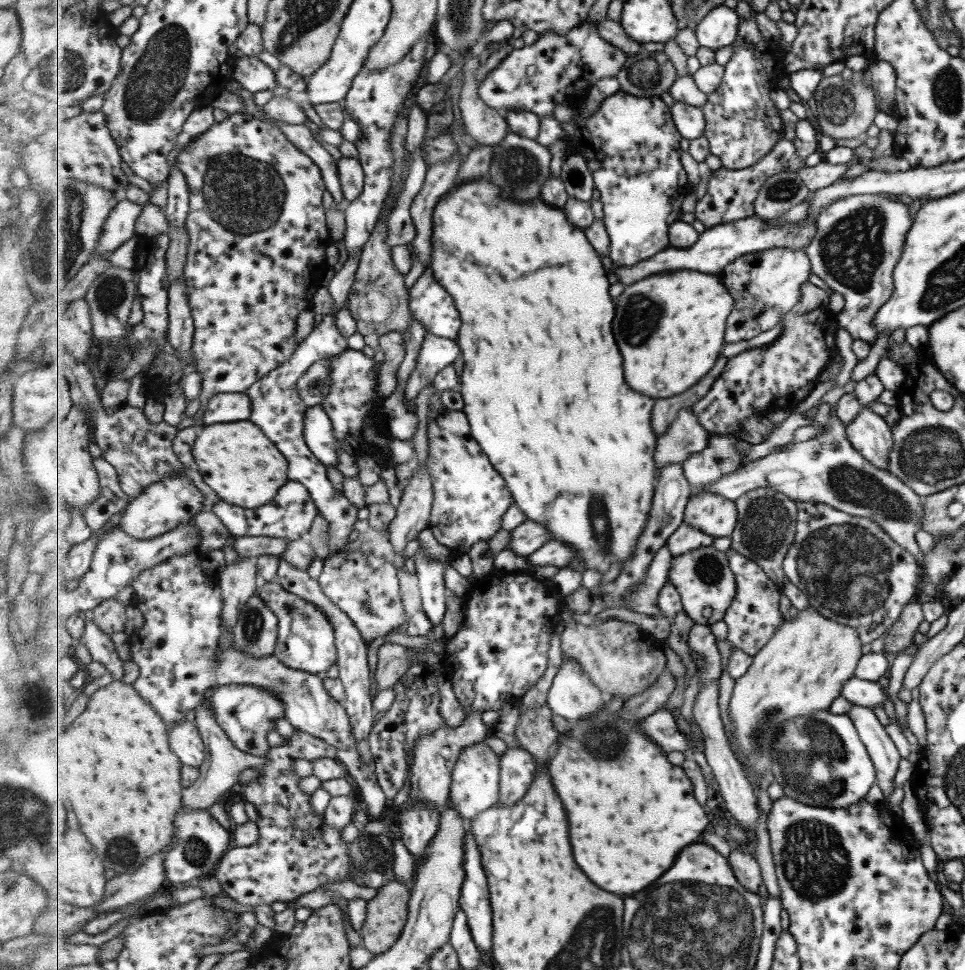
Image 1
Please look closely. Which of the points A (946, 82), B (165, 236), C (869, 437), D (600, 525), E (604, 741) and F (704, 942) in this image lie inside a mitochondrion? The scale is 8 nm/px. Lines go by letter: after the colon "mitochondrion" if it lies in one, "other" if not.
A: mitochondrion
B: other
C: other
D: mitochondrion
E: mitochondrion
F: mitochondrion

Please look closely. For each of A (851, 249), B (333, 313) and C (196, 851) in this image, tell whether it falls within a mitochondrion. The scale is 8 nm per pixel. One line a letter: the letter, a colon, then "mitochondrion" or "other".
A: mitochondrion
B: other
C: mitochondrion

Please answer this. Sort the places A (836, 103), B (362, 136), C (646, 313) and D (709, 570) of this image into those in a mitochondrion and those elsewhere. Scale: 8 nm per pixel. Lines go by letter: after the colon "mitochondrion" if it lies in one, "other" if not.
A: mitochondrion
B: other
C: mitochondrion
D: mitochondrion

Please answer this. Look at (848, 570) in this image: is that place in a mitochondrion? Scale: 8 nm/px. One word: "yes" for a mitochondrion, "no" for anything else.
yes

